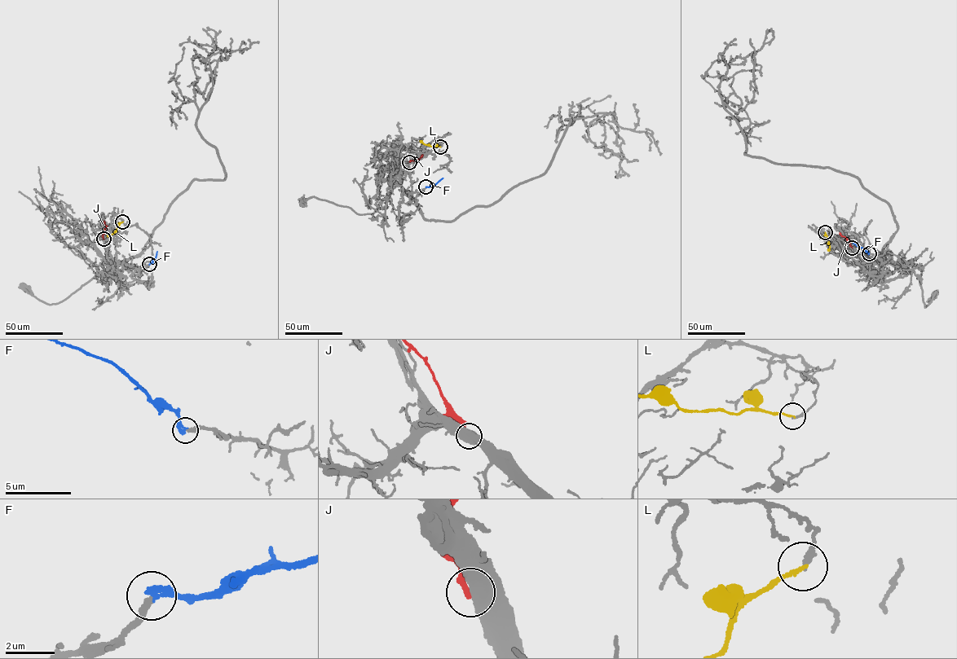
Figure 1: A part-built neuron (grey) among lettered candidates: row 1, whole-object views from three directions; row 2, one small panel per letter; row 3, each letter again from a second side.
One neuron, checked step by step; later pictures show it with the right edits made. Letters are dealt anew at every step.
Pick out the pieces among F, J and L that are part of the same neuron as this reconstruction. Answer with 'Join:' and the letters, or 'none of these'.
Join: F

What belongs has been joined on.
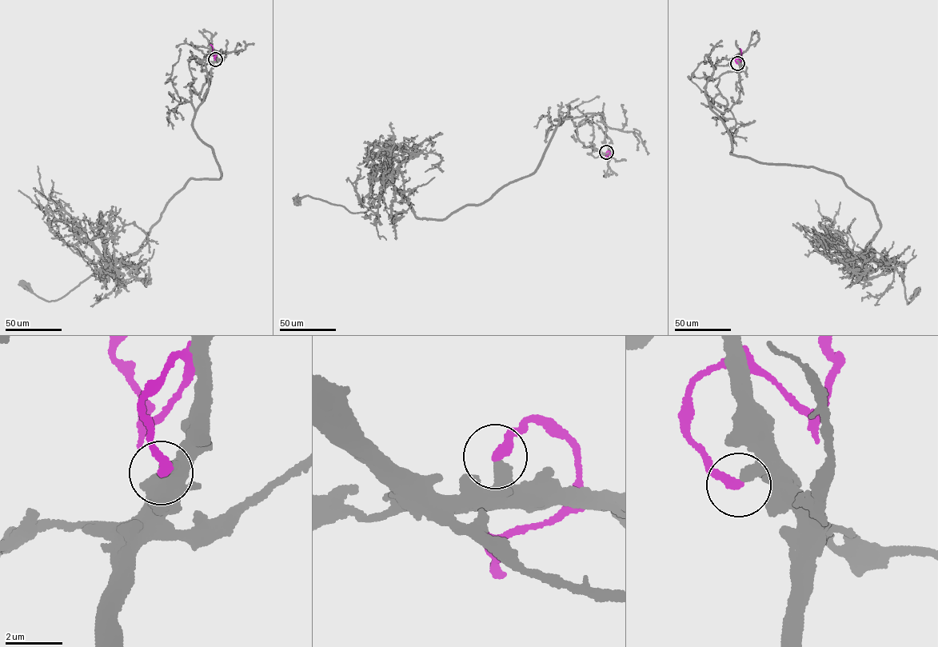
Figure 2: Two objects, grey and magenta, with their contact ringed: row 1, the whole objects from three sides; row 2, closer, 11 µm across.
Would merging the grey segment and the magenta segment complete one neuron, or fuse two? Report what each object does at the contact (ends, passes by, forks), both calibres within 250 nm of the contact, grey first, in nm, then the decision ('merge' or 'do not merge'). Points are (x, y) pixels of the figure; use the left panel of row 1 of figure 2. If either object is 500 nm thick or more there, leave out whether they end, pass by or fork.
grey ends; magenta ends; calibres 400 and 320 nm; do not merge

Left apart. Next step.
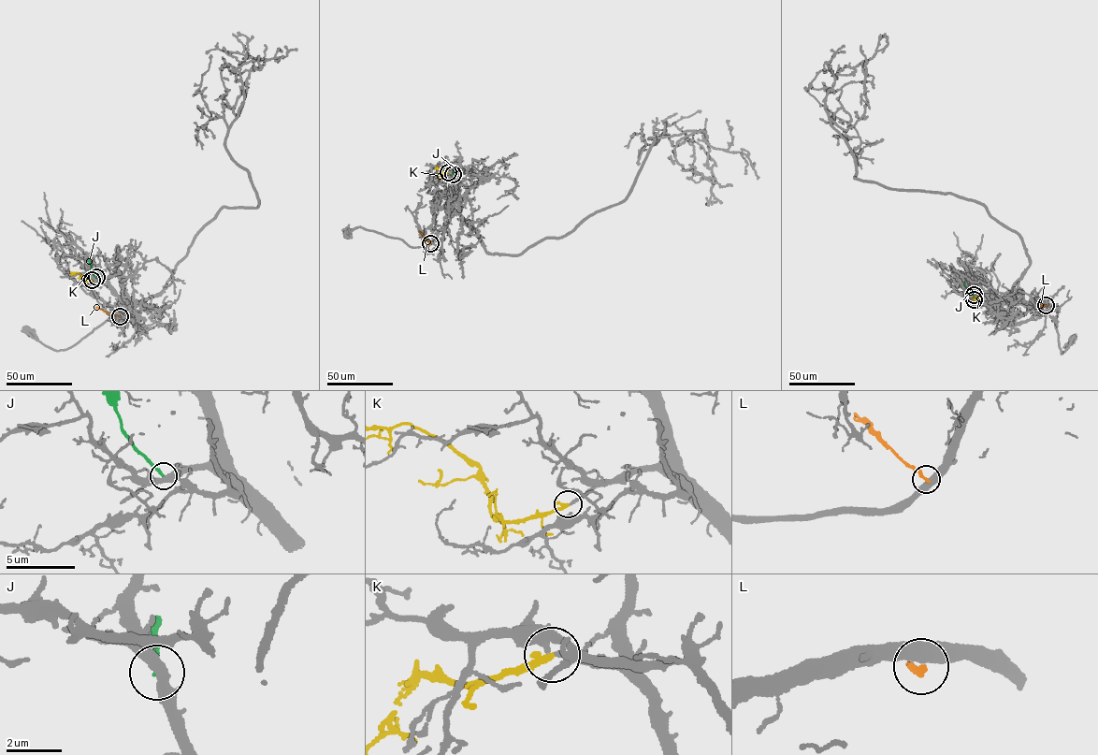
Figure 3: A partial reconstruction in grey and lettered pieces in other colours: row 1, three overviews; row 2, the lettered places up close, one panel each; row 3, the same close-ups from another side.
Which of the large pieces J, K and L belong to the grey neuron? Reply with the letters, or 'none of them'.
K

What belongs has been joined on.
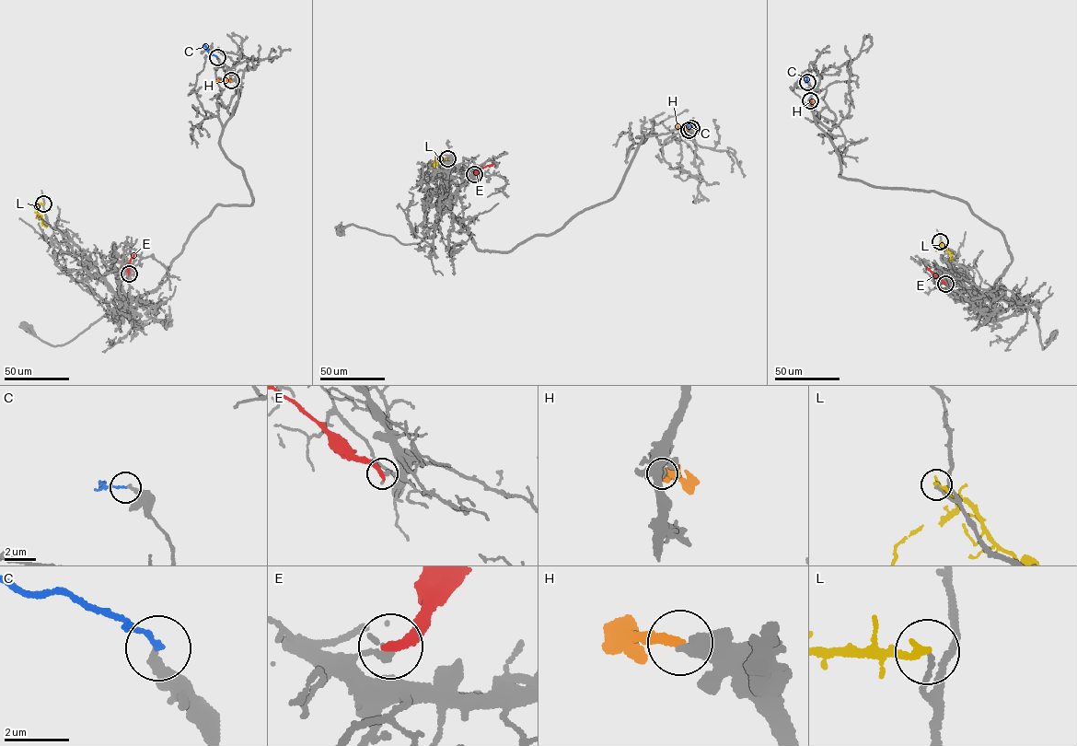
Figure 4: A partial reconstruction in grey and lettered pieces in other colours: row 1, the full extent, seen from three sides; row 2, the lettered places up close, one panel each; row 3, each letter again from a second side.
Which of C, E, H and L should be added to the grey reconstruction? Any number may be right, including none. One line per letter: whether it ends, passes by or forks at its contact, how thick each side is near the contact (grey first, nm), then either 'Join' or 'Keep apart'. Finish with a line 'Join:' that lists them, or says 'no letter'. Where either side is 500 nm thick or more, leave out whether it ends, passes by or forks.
C: It ends there. Thickness 240 nm (grey) against 130 nm. Keep apart
E: It ends there. Thickness 220 nm (grey) against 360 nm. Keep apart
H: It ends there. Thickness 360 nm (grey) against 280 nm. Join
L: It ends there. Thickness 130 nm (grey) against 240 nm. Keep apart
Join: H

